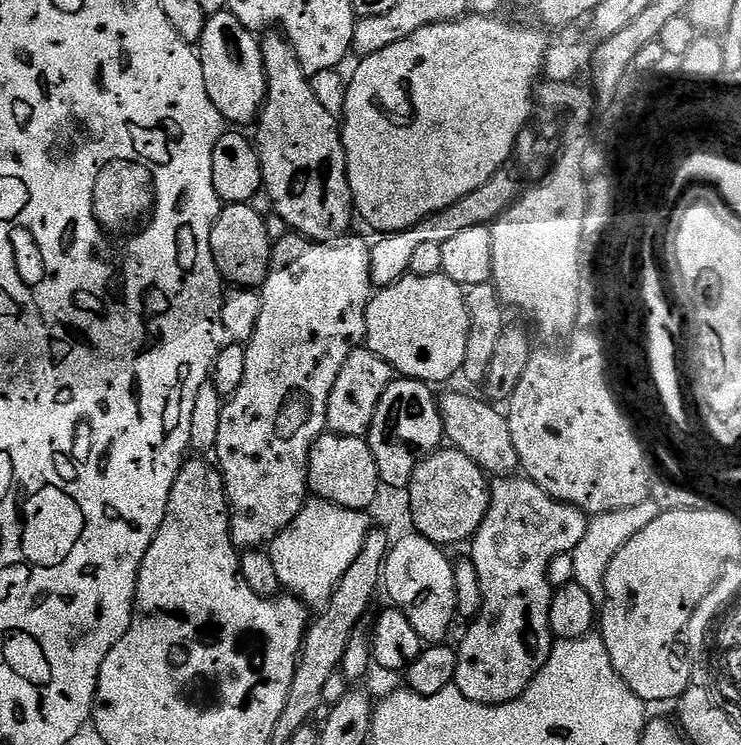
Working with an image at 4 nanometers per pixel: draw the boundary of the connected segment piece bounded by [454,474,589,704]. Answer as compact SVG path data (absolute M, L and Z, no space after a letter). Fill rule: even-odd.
M523 474L502 476L491 481L486 518L482 518L482 526L478 526L470 541L470 559L481 583L481 610L467 625L469 628L456 648L458 666L454 686L462 695L470 698L470 702L510 702L522 695L534 682L538 670L546 666L554 643L548 617L554 589L548 580L548 567L554 558L558 558L558 554L573 552L578 542L582 542L588 521L589 517L582 509L555 500Z

